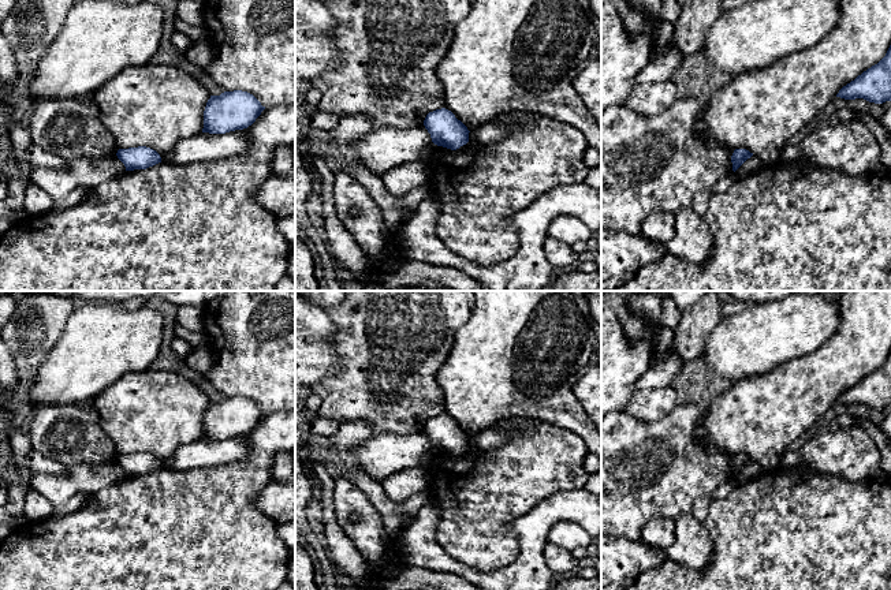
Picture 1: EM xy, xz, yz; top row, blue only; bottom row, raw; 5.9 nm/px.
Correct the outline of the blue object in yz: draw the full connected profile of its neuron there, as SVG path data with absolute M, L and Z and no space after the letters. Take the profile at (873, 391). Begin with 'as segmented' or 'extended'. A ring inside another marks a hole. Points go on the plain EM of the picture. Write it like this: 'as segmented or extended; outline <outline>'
as segmented; outline M891 351L877 370L843 392L836 403L845 406L864 404L875 410L891 407Z

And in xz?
as segmented; outline M446 415L429 418L424 426L424 432L430 440L432 448L451 456L456 456L469 448L467 433Z

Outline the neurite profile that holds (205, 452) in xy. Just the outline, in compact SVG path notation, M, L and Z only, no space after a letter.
M247 436L225 440L201 438L180 447L168 463L168 468L178 471L212 467L241 460L247 451Z

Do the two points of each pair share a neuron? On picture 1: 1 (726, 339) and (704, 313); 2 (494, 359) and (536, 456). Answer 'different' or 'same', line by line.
1: different
2: different

